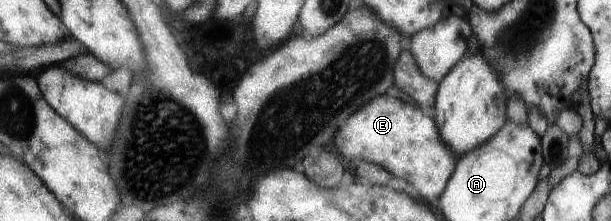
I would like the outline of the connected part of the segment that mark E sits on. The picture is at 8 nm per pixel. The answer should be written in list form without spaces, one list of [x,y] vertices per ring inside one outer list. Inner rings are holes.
[[[394,92],[383,94],[375,102],[367,102],[367,106],[363,106],[363,110],[357,110],[355,114],[351,114],[351,118],[343,124],[343,130],[339,130],[339,134],[335,134],[333,144],[349,160],[356,158],[377,164],[389,174],[405,179],[407,184],[417,191],[421,200],[433,205],[446,190],[447,182],[458,162],[458,155],[443,142],[440,128],[435,120],[423,114],[423,110],[418,105],[401,102]]]

